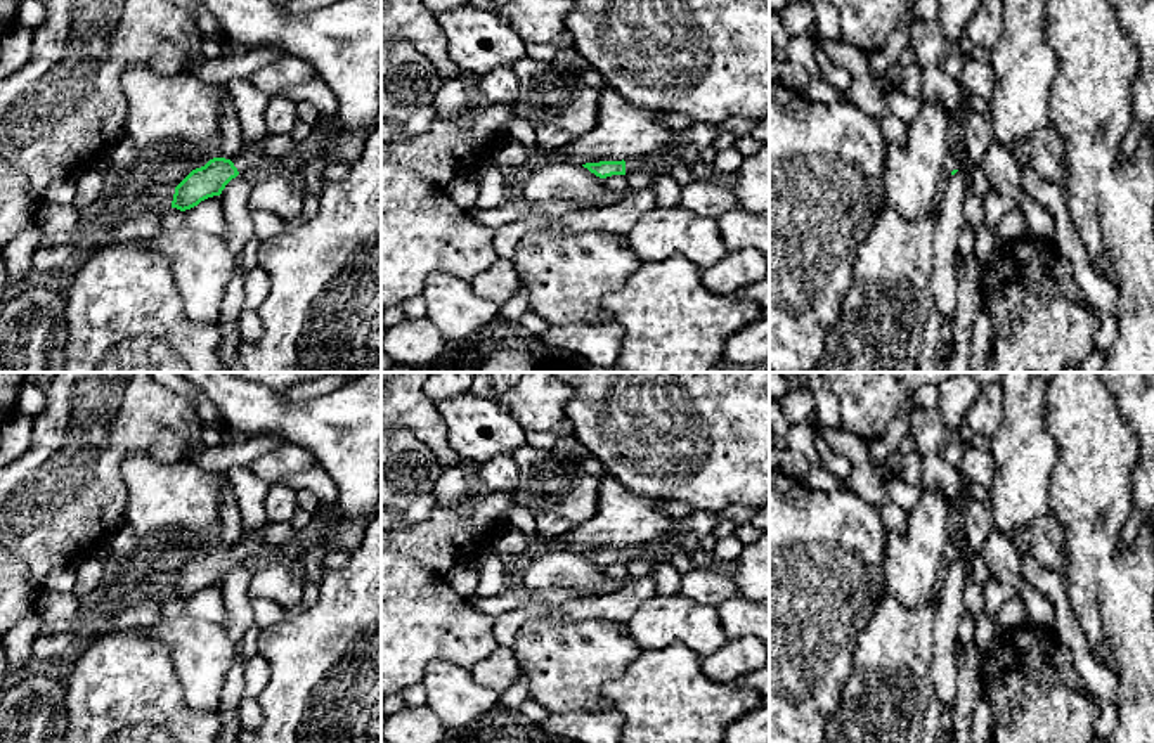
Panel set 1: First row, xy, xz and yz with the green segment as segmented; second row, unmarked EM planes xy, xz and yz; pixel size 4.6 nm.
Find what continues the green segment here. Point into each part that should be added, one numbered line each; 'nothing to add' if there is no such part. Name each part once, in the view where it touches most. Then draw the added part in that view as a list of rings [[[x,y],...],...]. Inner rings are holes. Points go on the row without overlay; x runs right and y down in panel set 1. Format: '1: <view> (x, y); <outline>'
1: xy (253, 548); [[[265,525],[251,535],[241,537],[241,540],[232,547],[232,551],[237,556],[239,563],[256,565],[262,559],[272,558],[274,551],[267,542]]]

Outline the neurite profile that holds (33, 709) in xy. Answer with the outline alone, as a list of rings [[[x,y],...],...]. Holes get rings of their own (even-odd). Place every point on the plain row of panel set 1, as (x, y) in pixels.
[[[31,669],[0,693],[0,743],[66,743],[68,684]]]

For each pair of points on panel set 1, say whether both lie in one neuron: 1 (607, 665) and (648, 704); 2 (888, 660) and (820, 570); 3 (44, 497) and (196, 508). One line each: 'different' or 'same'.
1: different
2: different
3: different

